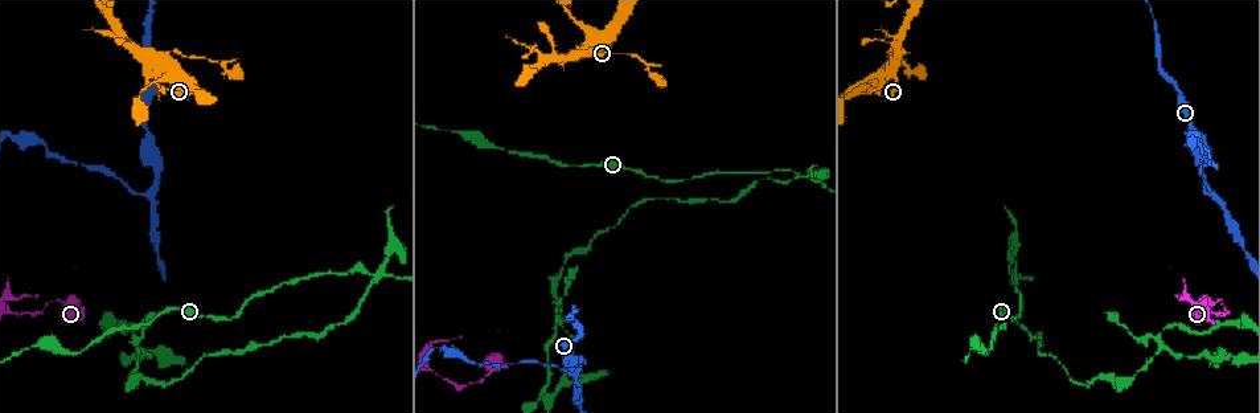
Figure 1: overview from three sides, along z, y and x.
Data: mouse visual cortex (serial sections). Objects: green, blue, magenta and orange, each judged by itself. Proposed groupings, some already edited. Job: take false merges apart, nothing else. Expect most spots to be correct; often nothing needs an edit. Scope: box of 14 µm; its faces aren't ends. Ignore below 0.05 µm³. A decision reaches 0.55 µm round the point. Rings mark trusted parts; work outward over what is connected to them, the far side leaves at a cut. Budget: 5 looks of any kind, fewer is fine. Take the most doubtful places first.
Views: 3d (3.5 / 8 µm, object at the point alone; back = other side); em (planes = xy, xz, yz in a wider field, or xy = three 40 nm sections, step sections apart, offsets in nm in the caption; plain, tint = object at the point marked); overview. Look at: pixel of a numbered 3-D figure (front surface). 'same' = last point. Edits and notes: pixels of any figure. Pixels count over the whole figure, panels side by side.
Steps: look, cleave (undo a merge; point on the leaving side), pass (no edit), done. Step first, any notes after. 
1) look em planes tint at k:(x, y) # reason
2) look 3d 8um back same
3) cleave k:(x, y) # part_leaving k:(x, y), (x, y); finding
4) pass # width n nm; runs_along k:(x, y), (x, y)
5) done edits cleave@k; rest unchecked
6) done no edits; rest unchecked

look 3d 3.5um at 1:(365, 273) # calibre changes

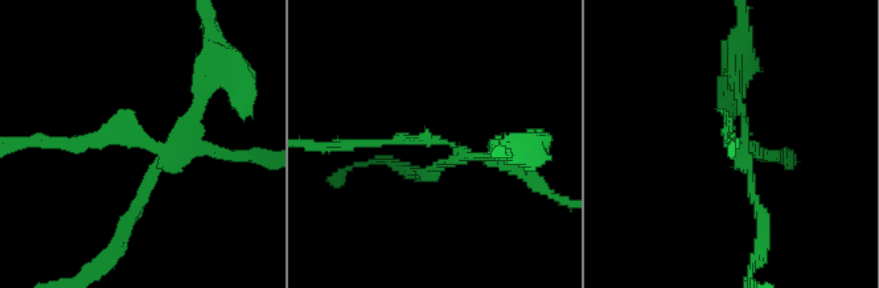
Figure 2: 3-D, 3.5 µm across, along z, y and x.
look em xy step 1 plain at 2:(141, 138) # arms 4; arm_widths 150, 150, 150, 150 nm; now the EM

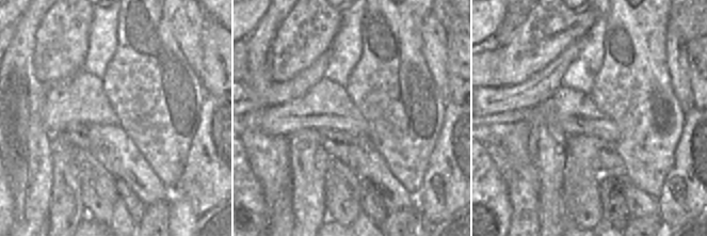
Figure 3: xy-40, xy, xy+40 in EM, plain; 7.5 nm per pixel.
look em xy step 1 tint same # where the object lies

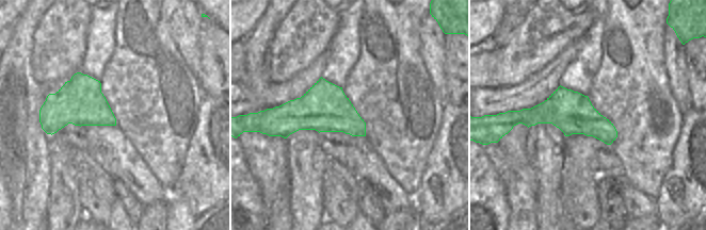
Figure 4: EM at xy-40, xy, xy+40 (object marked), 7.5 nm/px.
cleave 2:(138, 210) # width 360 nm; part_leaving 2:(159, 156), (106, 262); a second cell is stuck on

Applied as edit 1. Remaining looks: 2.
look 3d 3.5um at 1:(888, 56) # abrupt turn

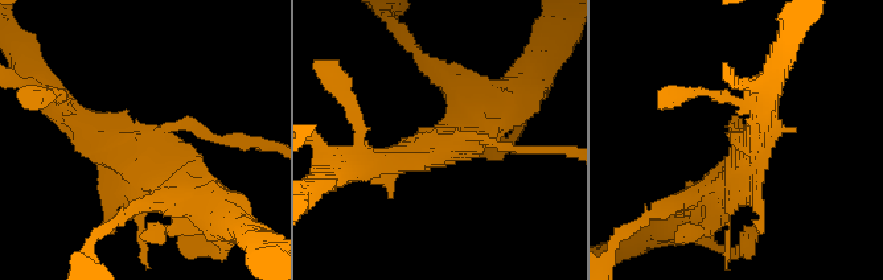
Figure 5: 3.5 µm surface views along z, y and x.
look em xy step 3 tint at 5:(738, 131)

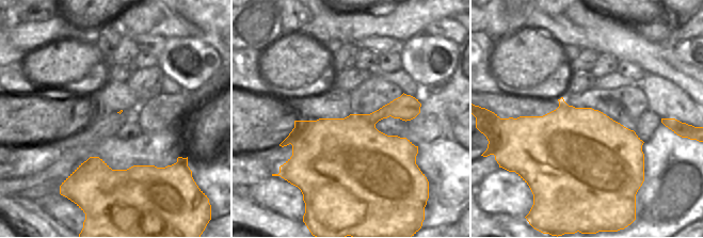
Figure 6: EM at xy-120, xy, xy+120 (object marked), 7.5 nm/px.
pass # one cell here

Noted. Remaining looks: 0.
done edits cleave@2; rest unchecked

